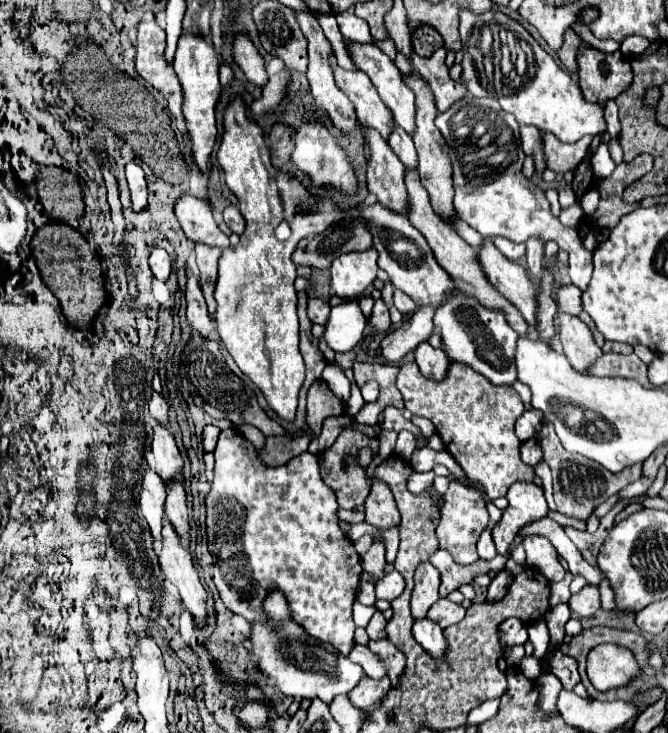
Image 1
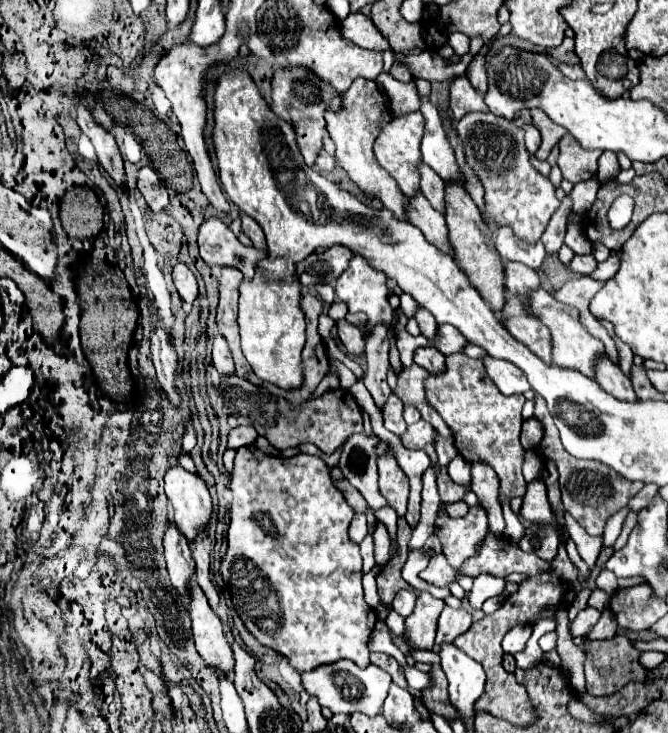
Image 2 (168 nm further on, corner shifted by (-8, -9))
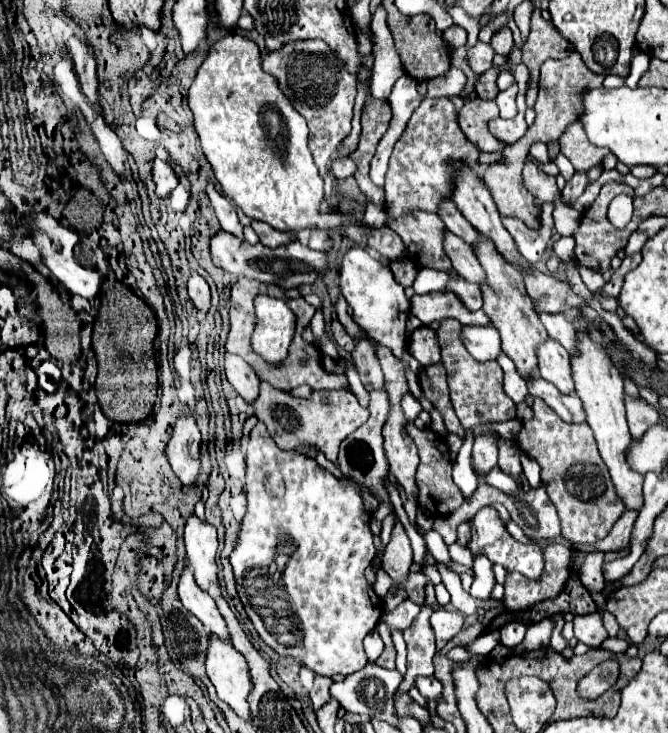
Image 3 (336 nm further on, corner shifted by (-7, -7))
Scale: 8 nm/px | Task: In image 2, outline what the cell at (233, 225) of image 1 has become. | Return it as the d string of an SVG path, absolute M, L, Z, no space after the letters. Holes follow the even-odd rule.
M241 214L241 220L243 220L243 232L253 240L253 246L265 248L265 234L263 234L261 226L253 218L249 218L247 214Z

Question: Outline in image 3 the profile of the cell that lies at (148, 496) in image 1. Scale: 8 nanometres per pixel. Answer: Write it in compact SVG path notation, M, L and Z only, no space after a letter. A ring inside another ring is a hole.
M186 564L184 570L180 572L180 578L178 578L178 596L184 604L186 610L190 610L212 634L216 636L228 636L228 630L226 630L226 622L222 620L214 600L210 598L208 592L204 592L196 580L194 580L194 574L190 570L190 566Z

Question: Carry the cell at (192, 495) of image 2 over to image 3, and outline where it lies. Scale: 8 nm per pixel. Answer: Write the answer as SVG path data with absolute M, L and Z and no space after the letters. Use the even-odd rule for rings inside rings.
M190 514L184 522L184 544L196 582L200 588L208 590L210 584L218 580L216 528L206 520L200 520L196 514Z

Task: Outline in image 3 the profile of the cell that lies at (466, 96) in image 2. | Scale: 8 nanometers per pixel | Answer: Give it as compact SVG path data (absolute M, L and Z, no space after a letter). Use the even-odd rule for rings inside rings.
M476 96L474 100L468 100L458 114L458 124L462 132L468 136L472 144L476 144L484 152L502 152L500 142L494 140L494 136L486 128L488 120L494 116L498 116L496 102L482 100L480 96Z

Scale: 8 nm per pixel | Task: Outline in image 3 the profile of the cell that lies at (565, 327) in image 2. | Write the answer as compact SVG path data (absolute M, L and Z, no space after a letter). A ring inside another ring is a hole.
M576 330L576 352L570 354L570 370L572 370L572 380L576 386L576 394L584 404L586 410L586 422L594 432L594 438L598 442L598 450L602 460L606 462L610 476L614 480L616 492L620 494L622 502L626 504L628 510L640 510L642 508L642 482L644 476L632 472L628 464L624 462L624 448L628 448L628 440L632 440L628 426L626 426L626 416L624 416L624 402L622 402L622 376L612 364L610 354L606 352L604 344L592 340L588 332Z

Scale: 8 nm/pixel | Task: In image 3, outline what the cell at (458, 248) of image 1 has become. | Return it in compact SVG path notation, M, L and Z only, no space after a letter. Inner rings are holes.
M548 338L546 342L536 346L536 356L538 356L538 370L544 380L552 382L564 394L574 390L568 370L568 352L562 344Z

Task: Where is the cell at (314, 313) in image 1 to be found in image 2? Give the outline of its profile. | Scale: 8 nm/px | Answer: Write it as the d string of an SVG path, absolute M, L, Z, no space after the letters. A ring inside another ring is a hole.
M339 320L337 326L339 326L339 340L343 342L347 354L361 356L363 350L365 350L365 336L363 336L363 332L357 326L349 324L347 320Z

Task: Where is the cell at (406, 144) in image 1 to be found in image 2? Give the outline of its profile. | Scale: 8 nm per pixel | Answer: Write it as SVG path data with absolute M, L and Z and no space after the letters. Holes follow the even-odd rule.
M421 164L419 174L421 174L421 190L425 198L431 202L431 206L437 212L445 214L445 182L437 174L433 174L433 170L429 170L429 166L425 164Z

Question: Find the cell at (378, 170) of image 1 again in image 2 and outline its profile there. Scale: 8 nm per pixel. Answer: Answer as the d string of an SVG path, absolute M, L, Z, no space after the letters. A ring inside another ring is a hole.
M417 194L415 198L411 198L407 206L407 216L411 224L421 228L421 232L429 242L433 242L433 246L437 246L441 252L449 256L453 254L453 248L449 242L449 230L445 226L445 216L433 210L433 206L423 194Z

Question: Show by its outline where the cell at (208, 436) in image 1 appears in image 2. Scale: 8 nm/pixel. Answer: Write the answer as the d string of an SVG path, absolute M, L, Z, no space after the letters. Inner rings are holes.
M237 426L229 434L229 448L241 448L245 444L251 444L257 438L257 430L253 426Z

